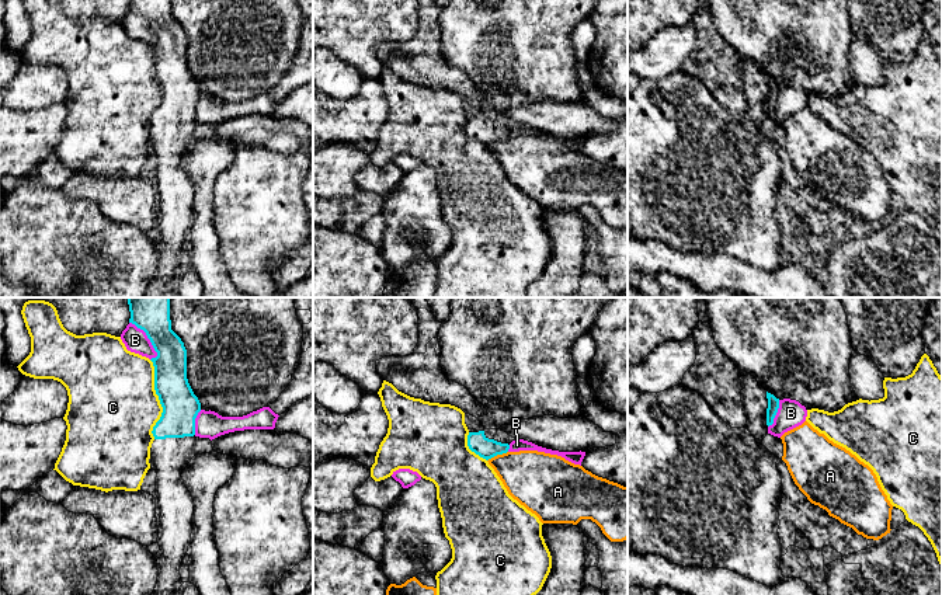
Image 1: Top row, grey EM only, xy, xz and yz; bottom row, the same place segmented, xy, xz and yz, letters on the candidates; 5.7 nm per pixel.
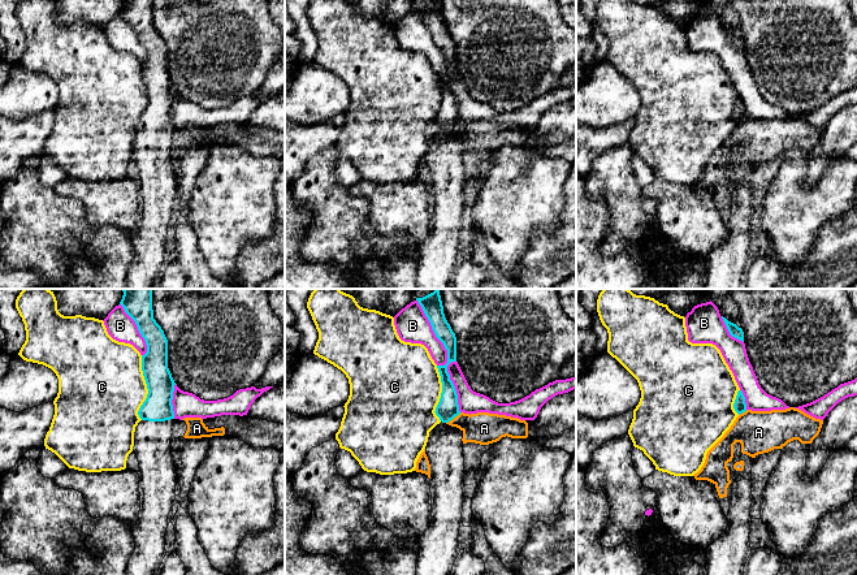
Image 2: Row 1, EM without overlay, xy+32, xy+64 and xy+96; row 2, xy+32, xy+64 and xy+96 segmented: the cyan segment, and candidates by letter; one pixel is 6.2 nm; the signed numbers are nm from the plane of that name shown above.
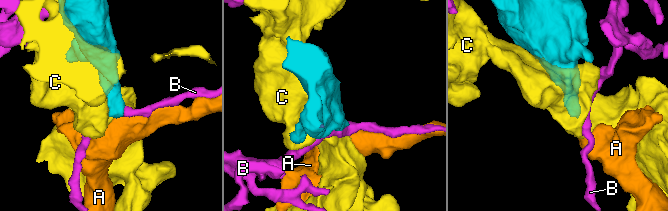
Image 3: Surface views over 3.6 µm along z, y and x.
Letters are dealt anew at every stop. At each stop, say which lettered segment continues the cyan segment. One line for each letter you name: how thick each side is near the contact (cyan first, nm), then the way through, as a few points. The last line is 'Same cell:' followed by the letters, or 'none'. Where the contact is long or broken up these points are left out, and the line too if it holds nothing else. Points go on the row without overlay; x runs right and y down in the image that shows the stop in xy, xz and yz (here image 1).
Same cell: none

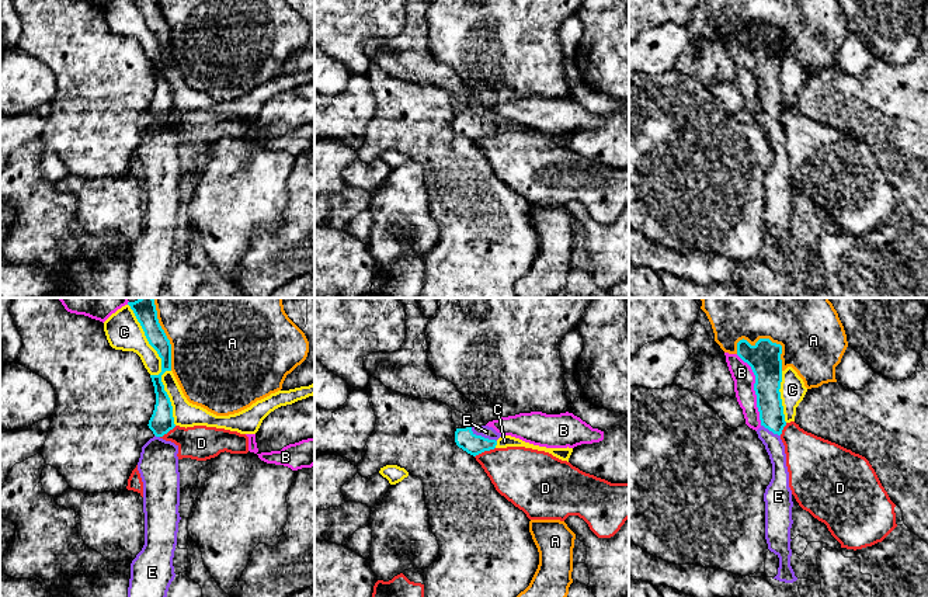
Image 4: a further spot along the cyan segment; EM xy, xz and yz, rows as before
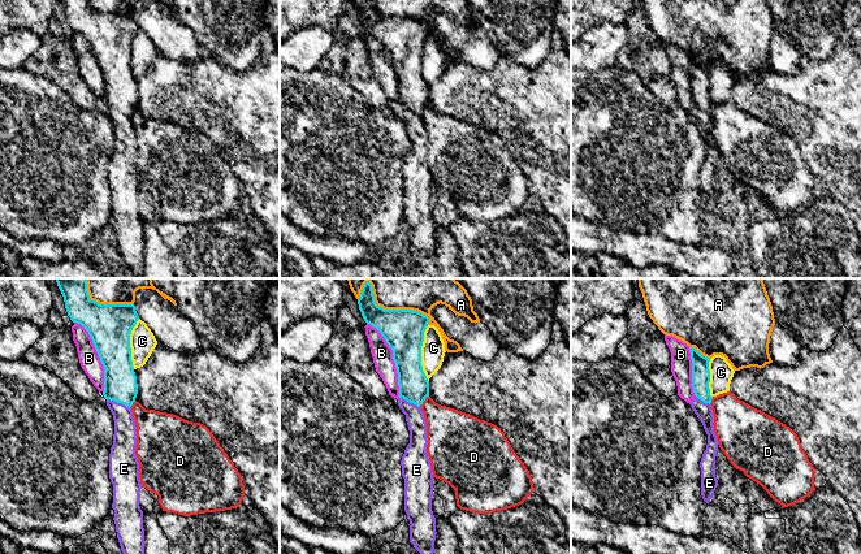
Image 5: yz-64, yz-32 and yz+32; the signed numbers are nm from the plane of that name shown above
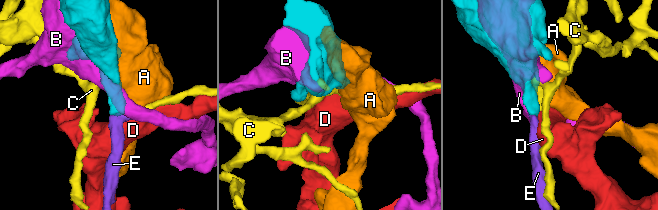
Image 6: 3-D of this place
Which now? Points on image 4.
E: 120 nm thick on the cyan side, 70 nm on the other; runs through xz (473, 129), (483, 122), (486, 117)
Same cell: E

